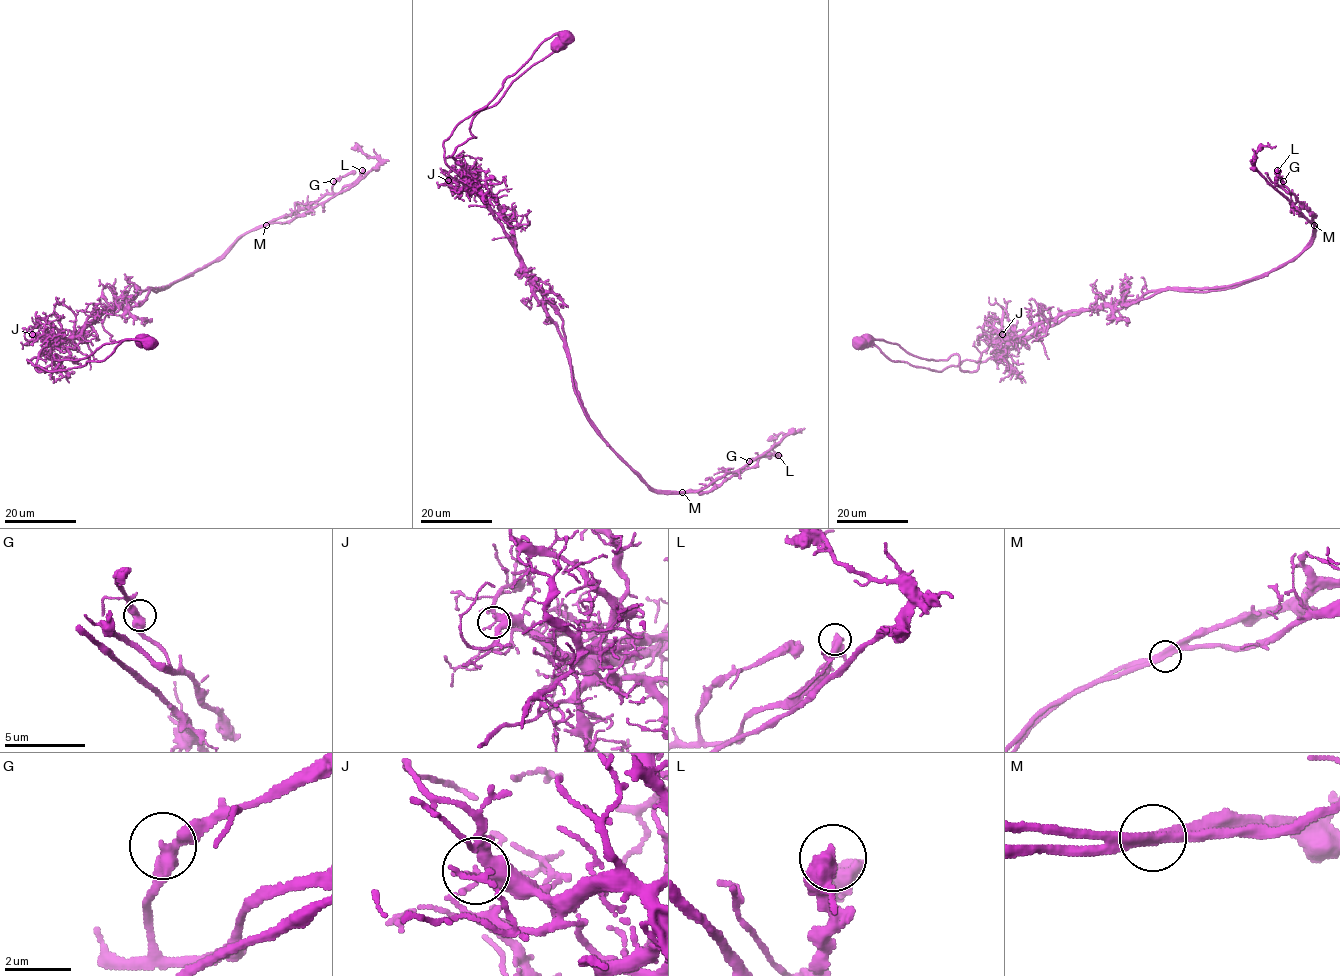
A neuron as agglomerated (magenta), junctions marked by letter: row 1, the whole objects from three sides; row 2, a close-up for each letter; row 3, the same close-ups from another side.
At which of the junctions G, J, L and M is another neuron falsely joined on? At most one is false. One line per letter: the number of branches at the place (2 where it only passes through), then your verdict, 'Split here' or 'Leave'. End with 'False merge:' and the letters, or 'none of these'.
G: Branches: 2. Leave
J: Branches: 2. Leave
L: Branches: 2. Leave
M: Branches: 2. Split here
False merge: M

